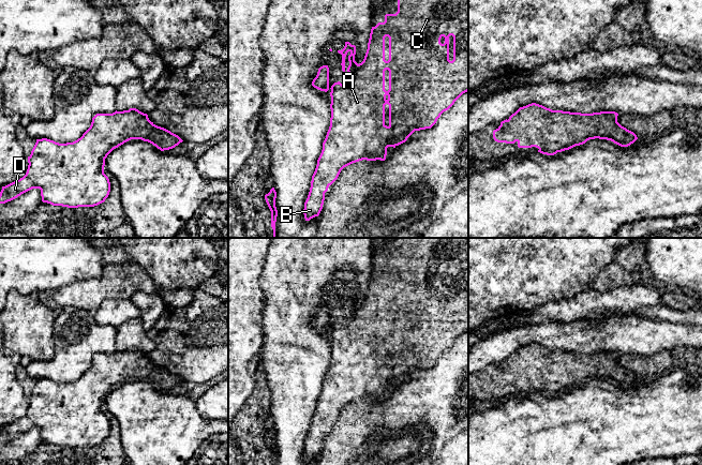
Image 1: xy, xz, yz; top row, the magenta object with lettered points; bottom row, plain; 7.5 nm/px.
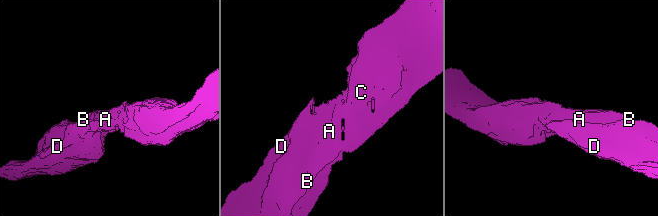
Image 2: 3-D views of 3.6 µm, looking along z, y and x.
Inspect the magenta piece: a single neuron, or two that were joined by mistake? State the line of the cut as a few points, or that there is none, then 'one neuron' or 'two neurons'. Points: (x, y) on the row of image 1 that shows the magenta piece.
no cut; one neuron

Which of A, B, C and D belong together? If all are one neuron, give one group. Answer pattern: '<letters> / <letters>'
A B C D

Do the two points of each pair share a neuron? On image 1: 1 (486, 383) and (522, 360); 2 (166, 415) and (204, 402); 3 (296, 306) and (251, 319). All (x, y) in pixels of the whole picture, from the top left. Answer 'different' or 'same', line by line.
1: same
2: different
3: different

